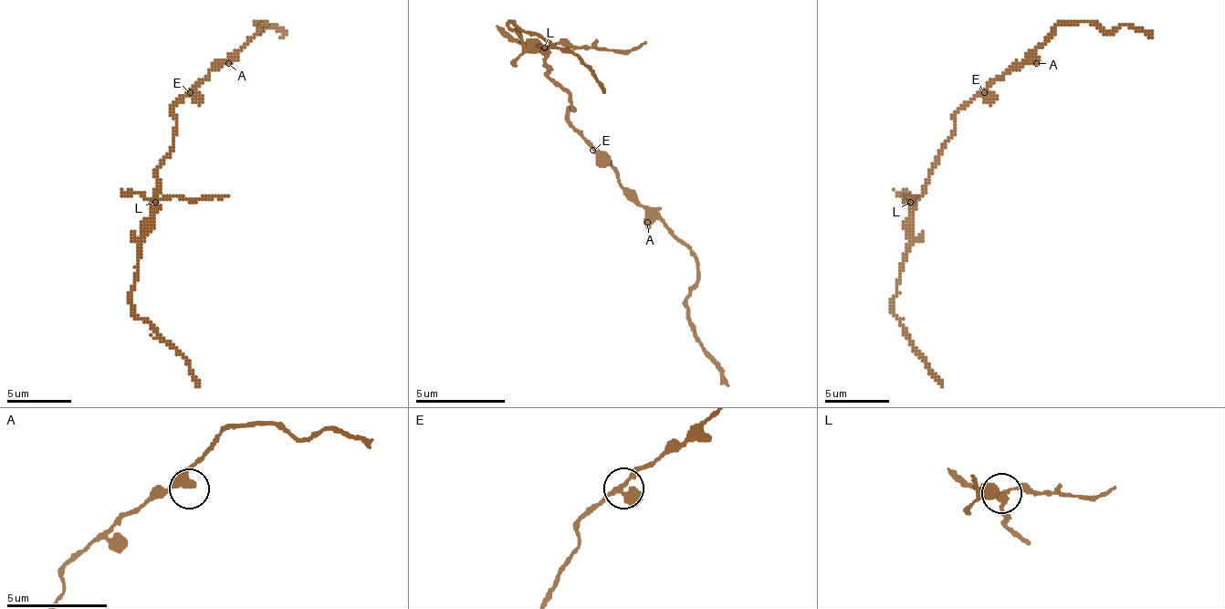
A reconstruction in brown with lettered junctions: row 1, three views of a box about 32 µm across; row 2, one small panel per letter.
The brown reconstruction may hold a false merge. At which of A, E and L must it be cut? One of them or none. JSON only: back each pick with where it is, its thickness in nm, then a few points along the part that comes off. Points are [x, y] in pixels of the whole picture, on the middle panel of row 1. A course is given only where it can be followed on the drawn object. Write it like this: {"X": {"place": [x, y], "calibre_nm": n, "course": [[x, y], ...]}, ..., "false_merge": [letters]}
{"L": {"place": [544, 47], "calibre_nm": 280, "course": [[543, 47], [638, 51], [647, 42]]}, "false_merge": ["L"]}

